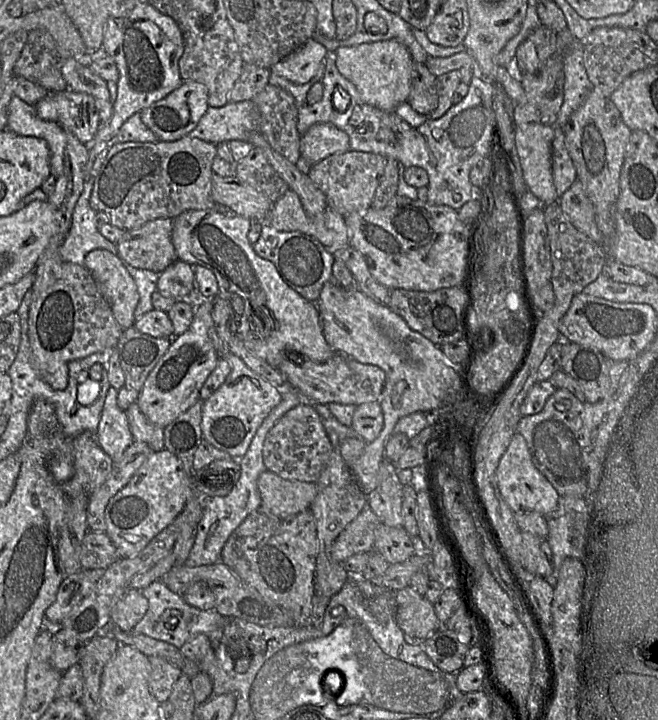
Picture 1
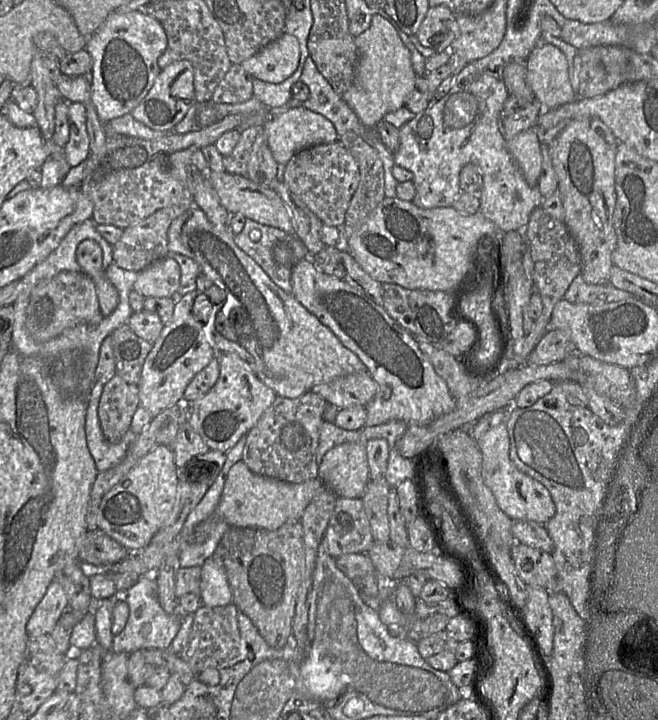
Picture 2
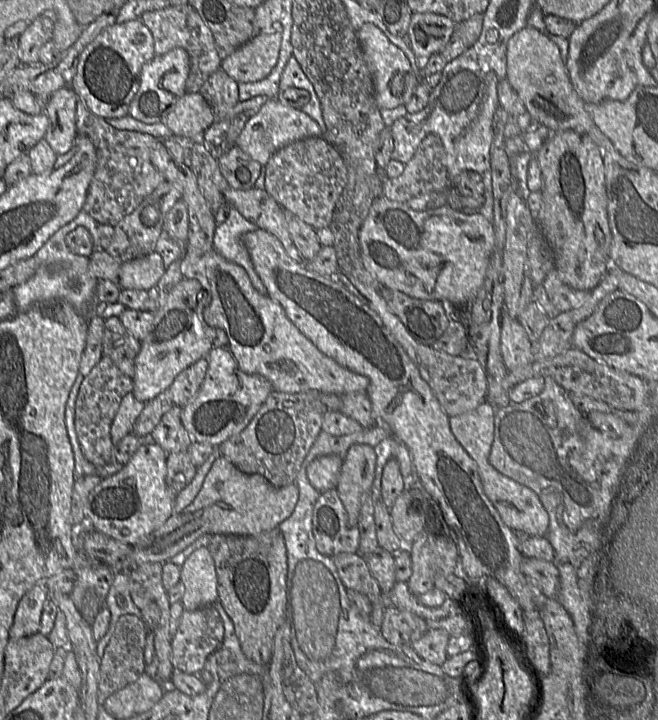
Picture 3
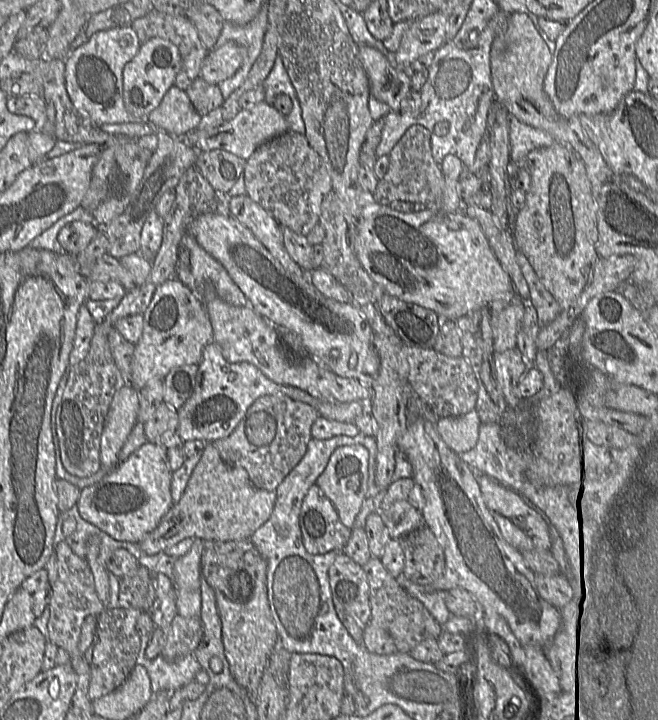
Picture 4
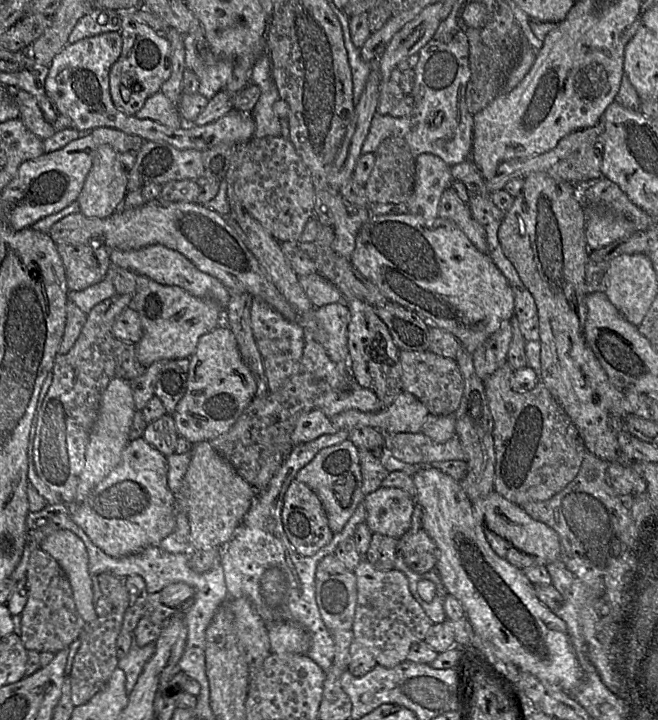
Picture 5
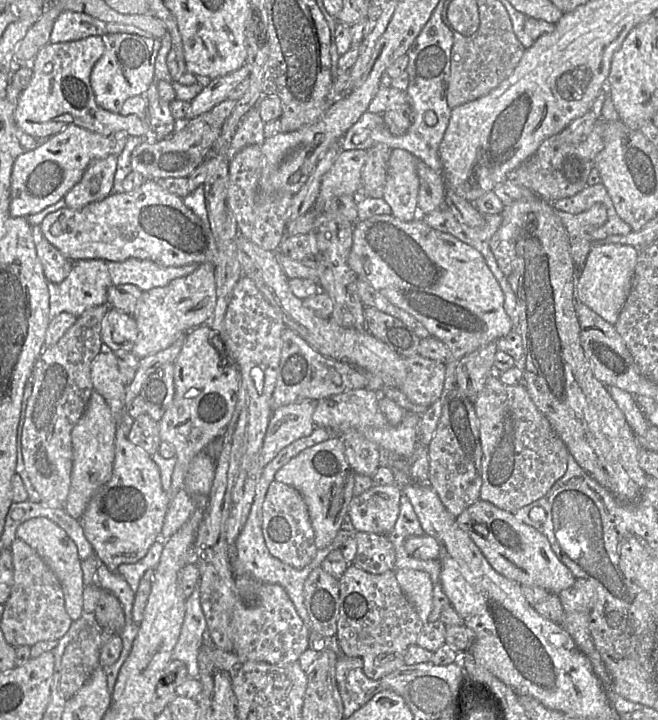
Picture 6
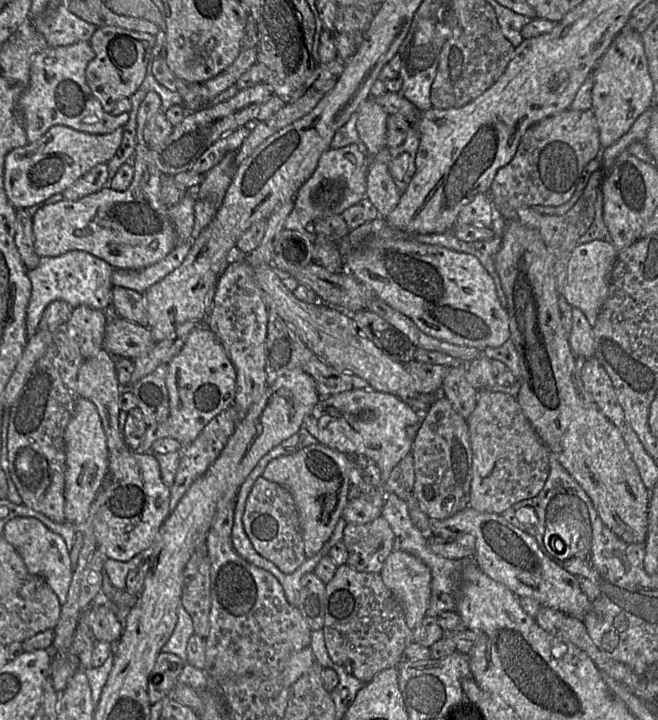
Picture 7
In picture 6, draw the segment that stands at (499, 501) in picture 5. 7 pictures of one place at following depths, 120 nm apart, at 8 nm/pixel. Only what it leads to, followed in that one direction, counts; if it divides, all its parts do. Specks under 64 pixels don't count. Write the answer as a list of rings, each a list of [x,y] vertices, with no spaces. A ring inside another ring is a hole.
[[[479,500],[459,514],[456,522],[469,534],[492,568],[502,576],[521,586],[541,587],[557,596],[574,585],[575,576],[554,553],[547,537],[517,520],[512,512]]]

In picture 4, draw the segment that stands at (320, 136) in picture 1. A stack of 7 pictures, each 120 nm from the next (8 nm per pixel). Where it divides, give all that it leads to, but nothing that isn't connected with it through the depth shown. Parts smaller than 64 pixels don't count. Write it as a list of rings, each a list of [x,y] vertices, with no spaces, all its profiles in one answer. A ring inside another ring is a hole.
[[[263,101],[249,109],[241,110],[232,120],[219,127],[209,130],[196,129],[181,139],[198,153],[224,150],[247,160],[259,146],[288,131],[286,116],[282,115],[273,105]]]

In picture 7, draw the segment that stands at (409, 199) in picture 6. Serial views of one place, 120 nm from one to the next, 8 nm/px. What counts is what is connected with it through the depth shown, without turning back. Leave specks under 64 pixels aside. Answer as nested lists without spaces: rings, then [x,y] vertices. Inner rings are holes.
[[[389,148],[368,158],[366,198],[375,206],[380,217],[386,218],[399,203],[402,191],[389,172]]]

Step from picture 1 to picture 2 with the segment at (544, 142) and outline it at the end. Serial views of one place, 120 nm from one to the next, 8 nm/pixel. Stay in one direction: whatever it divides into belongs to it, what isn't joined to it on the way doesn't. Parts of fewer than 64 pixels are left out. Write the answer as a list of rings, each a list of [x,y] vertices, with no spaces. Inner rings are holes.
[[[535,128],[522,131],[507,141],[509,153],[529,185],[537,187],[542,172],[543,152]]]

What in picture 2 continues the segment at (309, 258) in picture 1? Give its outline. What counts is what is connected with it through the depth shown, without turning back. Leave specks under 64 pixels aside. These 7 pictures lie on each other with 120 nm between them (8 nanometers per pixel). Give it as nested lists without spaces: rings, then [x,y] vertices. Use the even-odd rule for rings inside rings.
[[[236,215],[231,230],[237,246],[249,255],[285,292],[292,291],[291,274],[293,267],[304,259],[310,258],[310,253],[295,234],[288,234],[280,229],[263,225],[242,215]],[[243,227],[250,229],[249,235],[240,234]]]

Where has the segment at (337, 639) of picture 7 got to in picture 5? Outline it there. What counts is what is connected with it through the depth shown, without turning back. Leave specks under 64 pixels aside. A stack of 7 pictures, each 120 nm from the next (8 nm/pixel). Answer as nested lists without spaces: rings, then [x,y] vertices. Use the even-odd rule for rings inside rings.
[[[363,559],[354,571],[357,582],[357,604],[352,625],[353,641],[366,647],[385,668],[407,660],[410,648],[424,641],[433,622],[409,589],[407,578],[398,570],[381,572]]]

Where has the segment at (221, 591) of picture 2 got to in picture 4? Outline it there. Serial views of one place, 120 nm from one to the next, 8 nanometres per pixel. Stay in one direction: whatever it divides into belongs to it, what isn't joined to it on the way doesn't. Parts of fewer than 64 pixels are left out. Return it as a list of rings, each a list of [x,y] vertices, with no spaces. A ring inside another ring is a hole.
[[[197,540],[192,549],[174,563],[177,614],[184,618],[199,617],[201,612],[201,555],[204,543]]]

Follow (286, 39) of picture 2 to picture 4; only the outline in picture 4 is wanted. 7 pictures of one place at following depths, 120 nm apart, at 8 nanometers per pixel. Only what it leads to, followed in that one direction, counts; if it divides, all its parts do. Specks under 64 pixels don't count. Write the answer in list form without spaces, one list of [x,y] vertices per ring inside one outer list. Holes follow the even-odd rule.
[[[227,42],[222,47],[209,51],[202,63],[199,78],[208,84],[218,85],[239,70],[244,58],[244,47]]]

